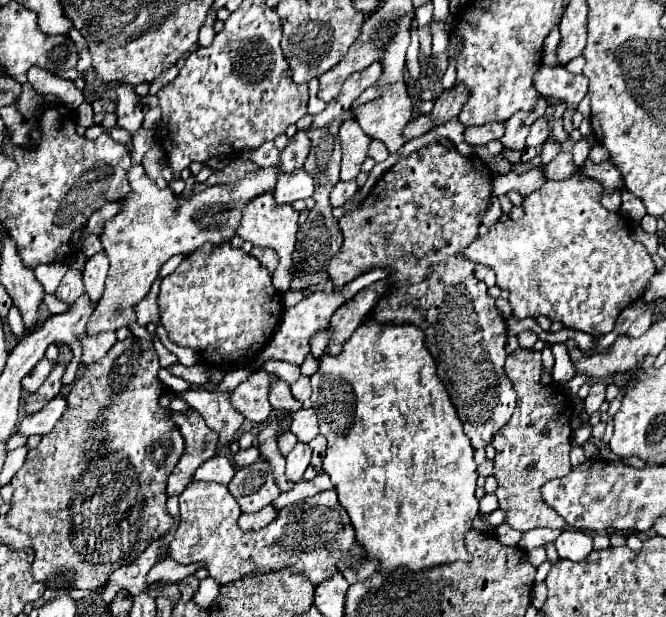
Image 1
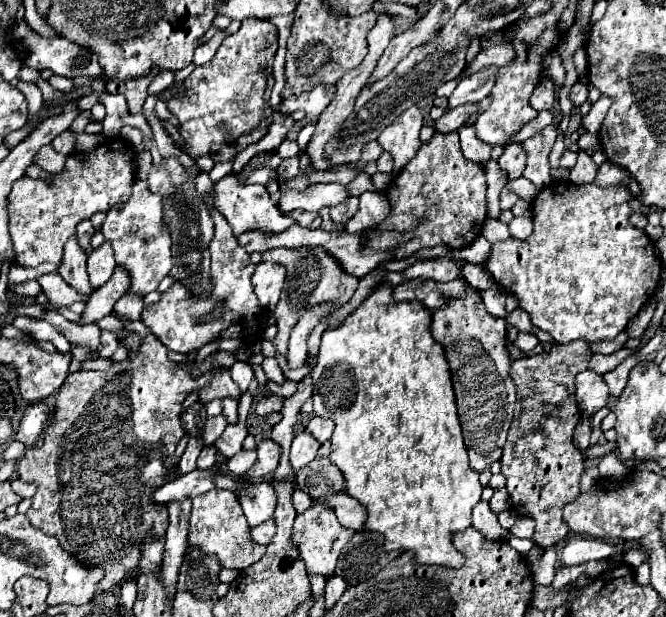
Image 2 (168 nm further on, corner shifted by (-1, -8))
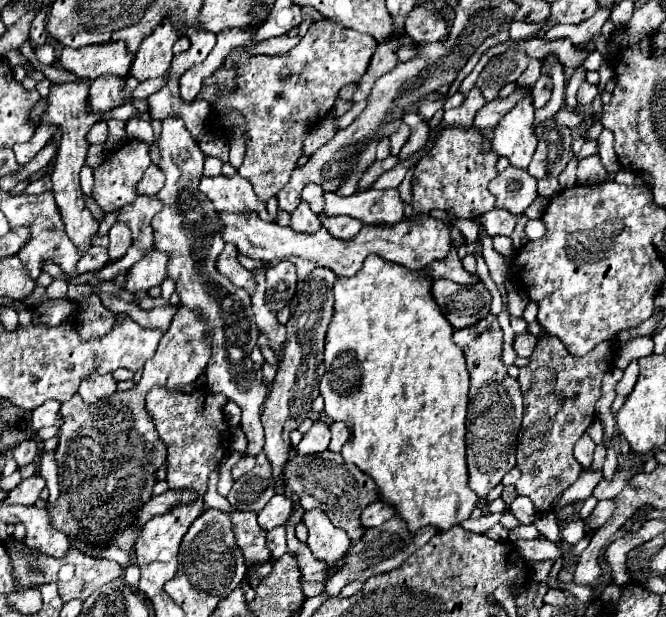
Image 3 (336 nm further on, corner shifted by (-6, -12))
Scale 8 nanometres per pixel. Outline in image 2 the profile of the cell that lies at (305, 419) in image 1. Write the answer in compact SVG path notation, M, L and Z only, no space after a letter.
M313 416L305 428L317 442L327 442L333 434L333 420L325 420L325 418L319 418L319 416Z

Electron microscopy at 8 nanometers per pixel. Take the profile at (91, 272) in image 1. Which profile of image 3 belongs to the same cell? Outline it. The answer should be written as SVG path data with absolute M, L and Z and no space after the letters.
M116 222L116 224L110 228L108 236L110 236L110 246L108 246L110 258L112 258L112 260L122 258L122 256L126 254L126 250L132 246L132 232L128 232L128 228L124 228L124 224Z

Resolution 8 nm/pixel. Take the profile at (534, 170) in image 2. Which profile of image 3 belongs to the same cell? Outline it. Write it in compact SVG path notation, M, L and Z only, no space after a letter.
M548 118L536 126L536 154L528 166L528 172L536 178L548 178L548 176L558 176L566 164L574 158L572 154L572 132L556 124L554 118Z

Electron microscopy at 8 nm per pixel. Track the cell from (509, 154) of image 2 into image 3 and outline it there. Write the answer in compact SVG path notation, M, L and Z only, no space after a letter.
M508 166L490 184L488 190L494 194L494 208L504 208L510 214L522 214L538 196L536 180L520 168Z

